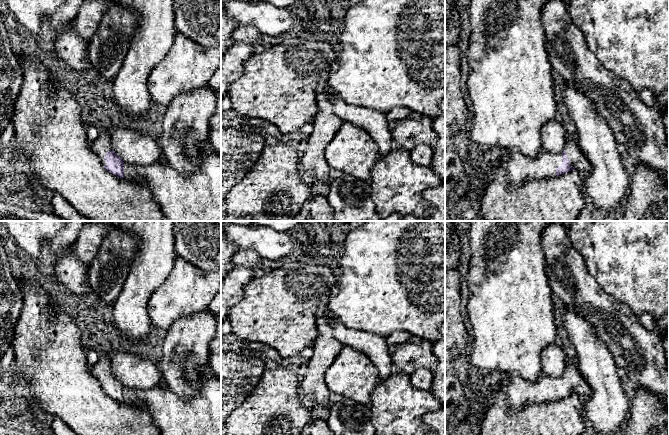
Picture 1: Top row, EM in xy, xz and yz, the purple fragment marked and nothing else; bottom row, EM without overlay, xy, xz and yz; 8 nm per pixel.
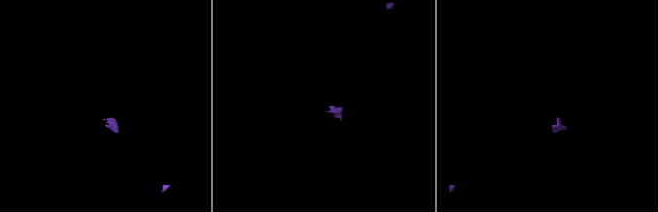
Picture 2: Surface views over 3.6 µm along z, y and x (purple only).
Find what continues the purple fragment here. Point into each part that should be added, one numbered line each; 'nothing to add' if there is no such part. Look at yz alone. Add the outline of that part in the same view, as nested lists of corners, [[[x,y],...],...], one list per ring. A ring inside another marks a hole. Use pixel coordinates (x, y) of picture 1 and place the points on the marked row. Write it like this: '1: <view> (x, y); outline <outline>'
1: yz (518, 167); outline [[[511,150],[510,156],[507,160],[502,160],[499,157],[495,156],[485,172],[482,175],[476,175],[471,180],[469,180],[464,187],[467,190],[464,193],[463,200],[478,200],[481,201],[482,195],[485,192],[486,186],[488,184],[490,175],[498,167],[502,167],[508,177],[508,180],[513,186],[521,186],[527,179],[546,179],[554,177],[556,175],[556,168],[562,164],[562,153],[552,153],[549,151],[542,150],[535,157],[527,157],[517,150]]]

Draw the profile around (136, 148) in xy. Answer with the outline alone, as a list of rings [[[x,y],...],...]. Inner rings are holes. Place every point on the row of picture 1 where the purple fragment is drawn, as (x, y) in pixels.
[[[125,127],[110,128],[106,132],[110,135],[112,150],[124,164],[150,165],[162,155],[158,139],[143,132]]]

